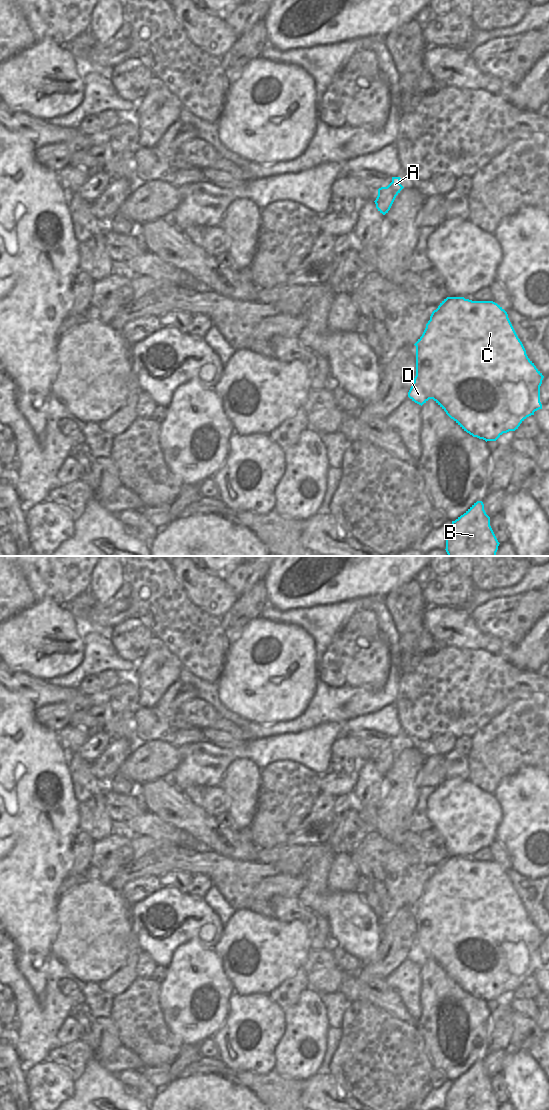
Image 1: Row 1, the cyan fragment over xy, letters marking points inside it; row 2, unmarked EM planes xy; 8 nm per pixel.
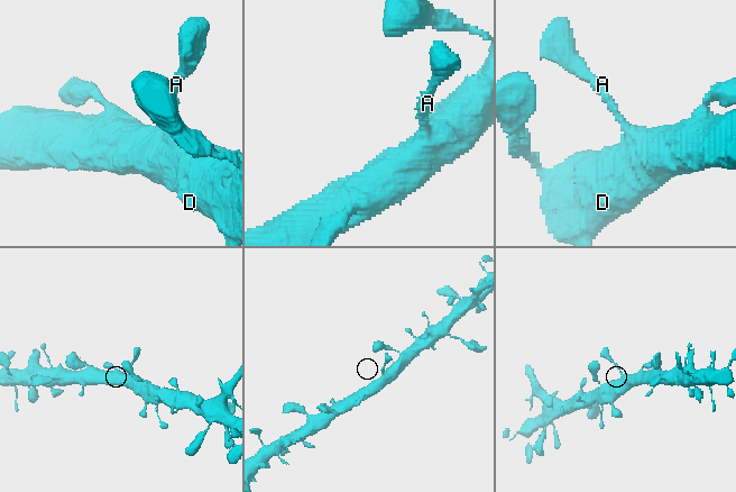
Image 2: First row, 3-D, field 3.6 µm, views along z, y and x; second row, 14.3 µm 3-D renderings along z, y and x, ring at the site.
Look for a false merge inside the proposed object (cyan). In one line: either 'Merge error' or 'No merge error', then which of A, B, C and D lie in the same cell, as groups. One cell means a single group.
No merge error. Groups: A B C D.

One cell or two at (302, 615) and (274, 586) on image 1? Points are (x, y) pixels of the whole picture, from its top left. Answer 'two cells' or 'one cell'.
two cells

